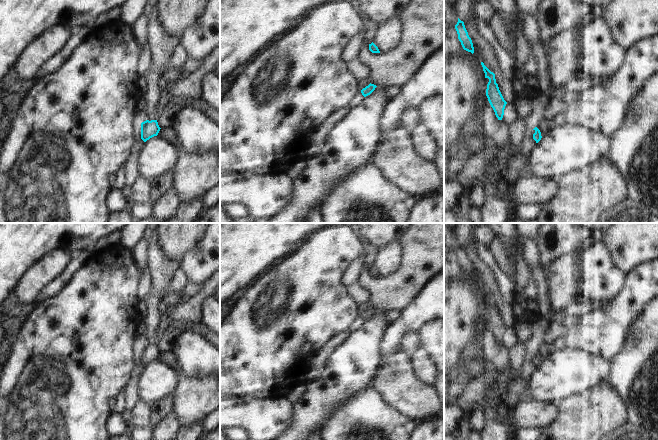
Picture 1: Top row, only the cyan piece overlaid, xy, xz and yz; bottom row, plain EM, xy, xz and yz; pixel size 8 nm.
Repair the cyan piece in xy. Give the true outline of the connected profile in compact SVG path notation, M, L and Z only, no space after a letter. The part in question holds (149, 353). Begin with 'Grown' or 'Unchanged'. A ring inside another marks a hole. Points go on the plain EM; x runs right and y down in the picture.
Unchanged. M146 344L142 346L141 347L141 363L144 366L146 366L150 362L157 360L160 353L161 352L159 351L157 344L151 344L151 345Z

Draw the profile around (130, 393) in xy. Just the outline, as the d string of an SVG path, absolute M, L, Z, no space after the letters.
M141 354L135 359L135 364L133 365L133 371L129 376L129 381L127 385L122 390L124 397L124 410L130 411L135 403L139 400L138 390L137 390L137 380L140 372L145 368L141 363Z

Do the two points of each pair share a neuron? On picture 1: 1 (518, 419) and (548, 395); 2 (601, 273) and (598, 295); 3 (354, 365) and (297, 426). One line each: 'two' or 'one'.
1: two
2: one
3: one

